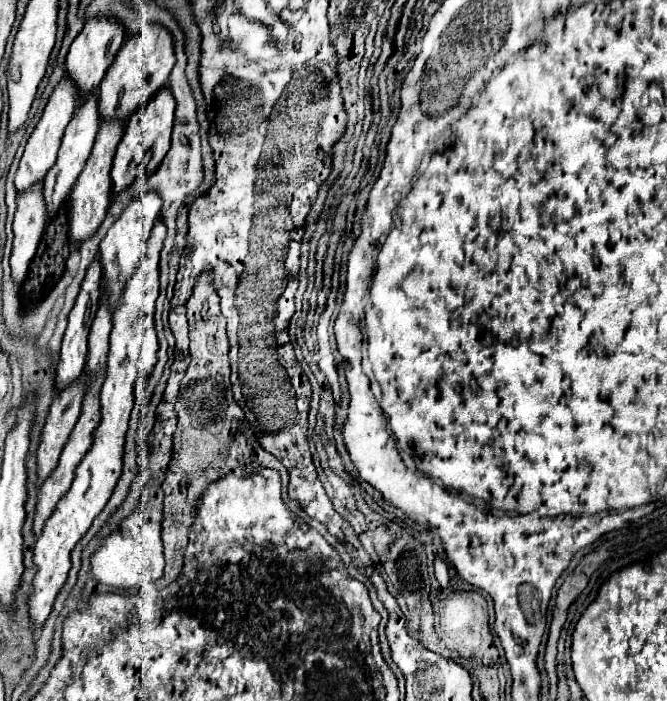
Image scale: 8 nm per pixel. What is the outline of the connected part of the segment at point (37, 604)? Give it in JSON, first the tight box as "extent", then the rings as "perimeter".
{"extent":[27,222,165,628],"perimeter":[[[157,222],[153,228],[153,236],[147,244],[147,254],[143,256],[139,270],[135,272],[135,276],[131,278],[125,290],[123,304],[113,316],[113,330],[109,338],[109,356],[107,356],[107,374],[101,386],[101,422],[97,424],[93,432],[93,444],[83,456],[83,460],[79,462],[71,488],[57,504],[55,512],[51,514],[51,518],[47,520],[43,528],[41,538],[37,540],[33,548],[33,562],[37,566],[37,572],[33,576],[33,592],[27,598],[31,628],[41,628],[45,620],[49,618],[55,596],[67,580],[67,572],[71,568],[69,556],[71,556],[73,546],[89,530],[93,518],[103,510],[103,506],[107,504],[121,476],[127,420],[133,408],[133,388],[139,378],[139,372],[141,370],[151,372],[157,362],[159,342],[157,342],[157,334],[153,326],[153,312],[155,312],[155,300],[159,296],[159,252],[163,246],[163,238],[165,238],[165,226]]]}

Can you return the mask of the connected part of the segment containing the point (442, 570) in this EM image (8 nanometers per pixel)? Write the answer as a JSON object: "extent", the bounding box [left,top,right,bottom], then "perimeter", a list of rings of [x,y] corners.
{"extent":[435,558,449,588],"perimeter":[[[435,558],[435,578],[441,584],[441,588],[449,586],[449,572],[447,572],[447,564],[441,558]]]}

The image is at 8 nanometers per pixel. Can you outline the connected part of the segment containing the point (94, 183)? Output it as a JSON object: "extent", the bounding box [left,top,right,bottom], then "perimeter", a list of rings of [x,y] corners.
{"extent":[69,120,123,246],"perimeter":[[[105,120],[99,126],[95,139],[93,152],[71,192],[71,208],[69,208],[69,240],[71,244],[79,246],[83,240],[89,240],[99,224],[105,218],[105,212],[111,204],[111,164],[116,153],[116,148],[123,136],[123,124],[119,124],[117,120]]]}

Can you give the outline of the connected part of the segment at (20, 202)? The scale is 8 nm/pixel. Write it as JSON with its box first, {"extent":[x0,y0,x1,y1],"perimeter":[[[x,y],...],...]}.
{"extent":[11,184,45,284],"perimeter":[[[35,184],[35,188],[27,190],[23,196],[17,198],[17,212],[13,220],[13,252],[11,252],[11,278],[15,284],[21,284],[29,272],[29,264],[37,252],[37,246],[41,242],[41,236],[45,232],[45,200],[43,200],[43,188]]]}

